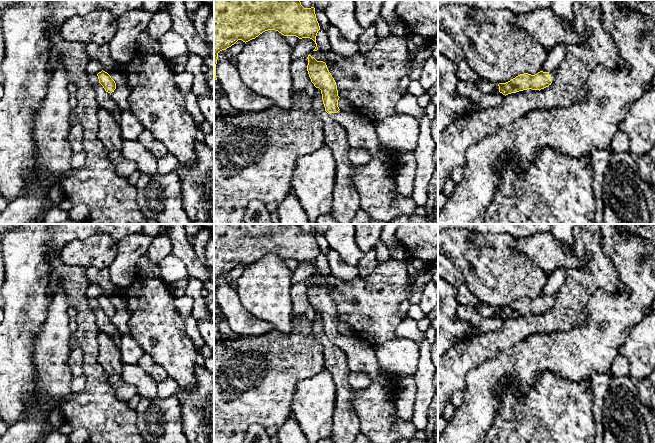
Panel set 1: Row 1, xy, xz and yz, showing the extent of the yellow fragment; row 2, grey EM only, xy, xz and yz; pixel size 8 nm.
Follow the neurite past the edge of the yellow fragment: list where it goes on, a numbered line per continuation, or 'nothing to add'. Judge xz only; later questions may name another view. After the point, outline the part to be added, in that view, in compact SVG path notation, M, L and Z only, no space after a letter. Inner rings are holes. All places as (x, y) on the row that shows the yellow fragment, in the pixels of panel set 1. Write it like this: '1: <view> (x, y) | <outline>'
1: xz (361, 133) | M342 110L328 115L344 128L351 148L366 149L373 159L386 164L394 178L397 178L399 153L389 149L378 139L374 122L365 116Z

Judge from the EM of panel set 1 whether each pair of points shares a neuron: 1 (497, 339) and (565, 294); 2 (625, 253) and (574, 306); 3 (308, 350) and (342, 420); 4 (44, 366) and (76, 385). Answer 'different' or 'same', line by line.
1: same
2: different
3: different
4: different

